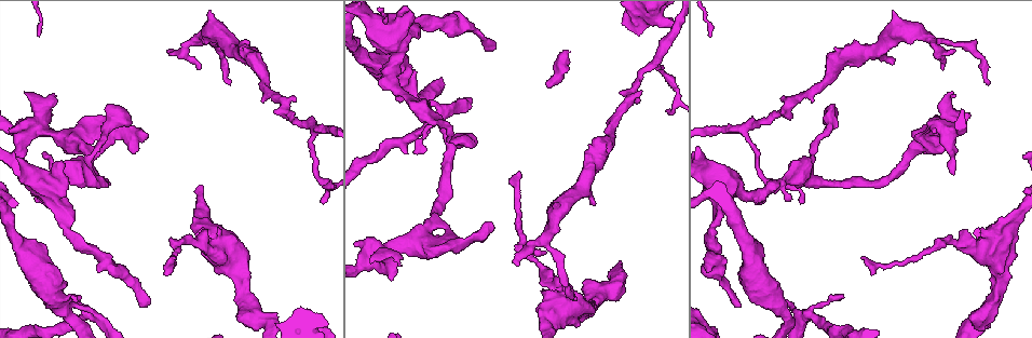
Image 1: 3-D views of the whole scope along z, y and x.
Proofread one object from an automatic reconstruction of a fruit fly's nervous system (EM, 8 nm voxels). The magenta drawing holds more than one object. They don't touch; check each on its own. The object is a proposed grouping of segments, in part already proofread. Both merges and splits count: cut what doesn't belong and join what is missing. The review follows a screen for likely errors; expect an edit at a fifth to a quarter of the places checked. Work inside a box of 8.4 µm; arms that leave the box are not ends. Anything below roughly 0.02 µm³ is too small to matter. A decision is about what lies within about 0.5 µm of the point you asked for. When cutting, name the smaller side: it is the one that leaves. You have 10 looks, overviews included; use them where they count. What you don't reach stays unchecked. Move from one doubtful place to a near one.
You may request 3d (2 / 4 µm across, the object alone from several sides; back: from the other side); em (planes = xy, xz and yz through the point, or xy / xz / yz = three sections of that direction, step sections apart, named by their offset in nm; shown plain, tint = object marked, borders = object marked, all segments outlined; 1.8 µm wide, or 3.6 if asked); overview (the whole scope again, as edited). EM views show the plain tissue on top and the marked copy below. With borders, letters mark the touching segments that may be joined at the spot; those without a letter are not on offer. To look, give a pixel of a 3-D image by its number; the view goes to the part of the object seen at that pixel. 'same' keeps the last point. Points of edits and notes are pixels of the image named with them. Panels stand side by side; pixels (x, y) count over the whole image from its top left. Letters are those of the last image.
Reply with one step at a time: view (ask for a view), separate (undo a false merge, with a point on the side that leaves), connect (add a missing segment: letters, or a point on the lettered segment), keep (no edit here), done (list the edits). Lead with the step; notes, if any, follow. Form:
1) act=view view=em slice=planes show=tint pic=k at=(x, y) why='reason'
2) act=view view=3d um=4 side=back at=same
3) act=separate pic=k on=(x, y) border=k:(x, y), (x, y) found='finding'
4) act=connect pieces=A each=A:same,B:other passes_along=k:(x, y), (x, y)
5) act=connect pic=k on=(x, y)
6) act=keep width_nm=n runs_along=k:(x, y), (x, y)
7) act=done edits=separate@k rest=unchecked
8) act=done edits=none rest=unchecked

act=view view=3d um=2 pic=1 at=(787, 201) why='an open end'

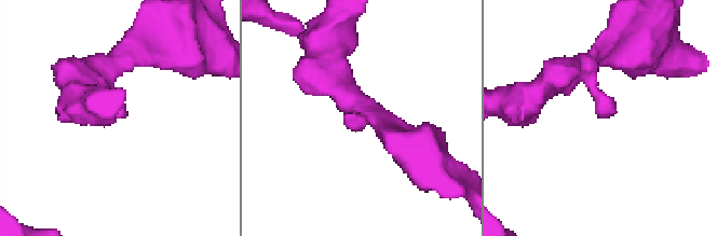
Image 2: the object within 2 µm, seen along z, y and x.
act=view view=em um=3.6 slice=planes show=borders pic=2 at=(603, 115) arm_widths_nm=180,240 why='now the EM'

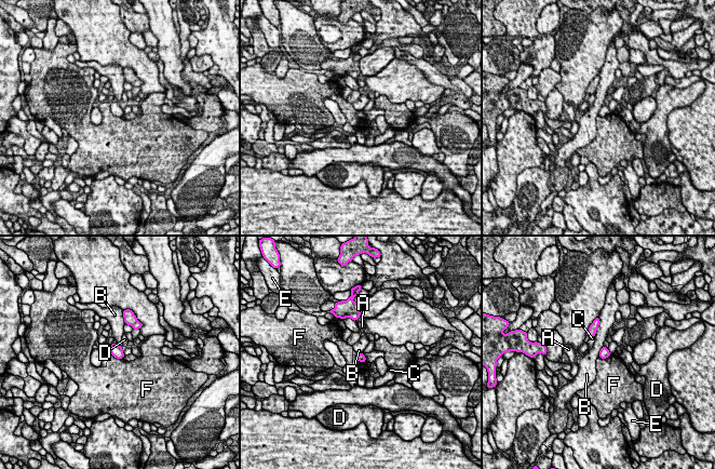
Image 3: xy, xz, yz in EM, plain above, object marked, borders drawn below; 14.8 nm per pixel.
act=keep width_nm=130 each=A:other,B:other,C:other,D:other,E:other,F:other border=3:(356, 353), (356, 359), (363, 363) found='no lettered segment goes on from it'

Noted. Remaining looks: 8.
act=view view=em slice=yz step=8 show=borders pic=1 at=(954, 173) why='branch stops here'

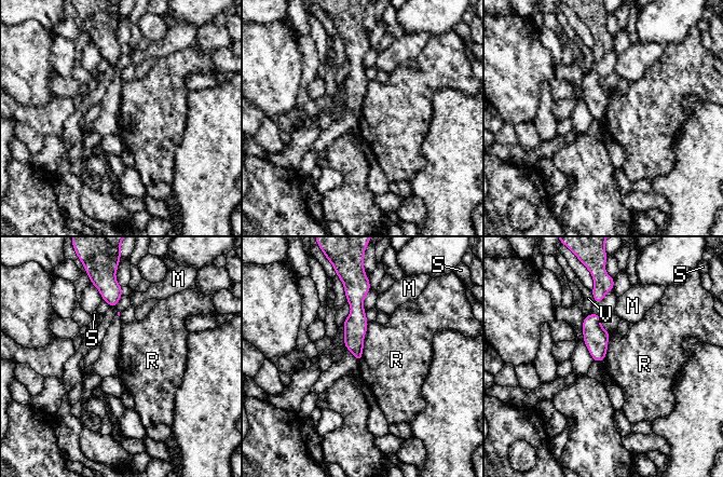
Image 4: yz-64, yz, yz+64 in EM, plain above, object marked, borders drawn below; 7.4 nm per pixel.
act=view view=em slice=xz step=16 show=borders at=same why='another direction'

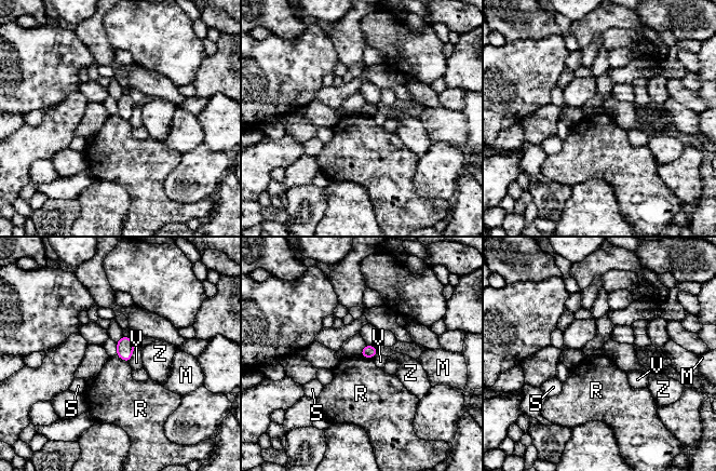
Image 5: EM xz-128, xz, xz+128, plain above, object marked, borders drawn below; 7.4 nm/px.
act=keep each=M:other,R:other,S:other,V:other,Z:other border=5:(116, 355), (127, 362) found='no lettered segment goes on from it'

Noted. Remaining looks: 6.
act=view view=em slice=planes show=borders pic=1 at=(229, 81) why='an open end'

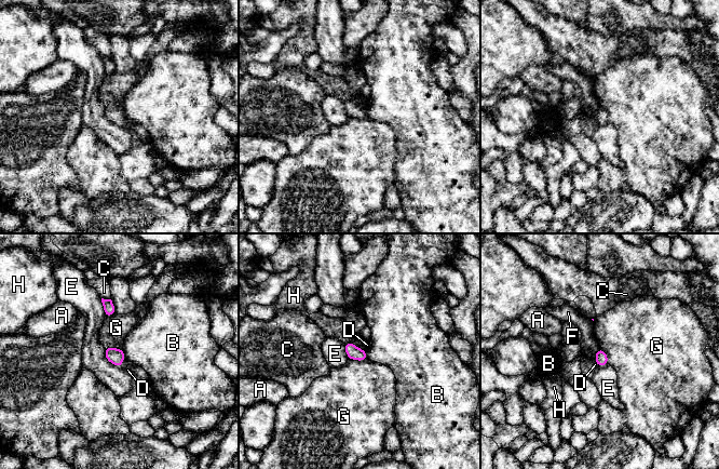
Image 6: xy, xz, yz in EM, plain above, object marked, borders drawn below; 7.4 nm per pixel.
act=keep each=A:other,B:other,C:other,D:other,E:other,F:other,G:other,H:other border=6:(348, 358), (366, 360) found='no lettered segment goes on from it'

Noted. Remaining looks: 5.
act=view view=3d um=2 pic=1 at=(595, 203) why='branch stops here'

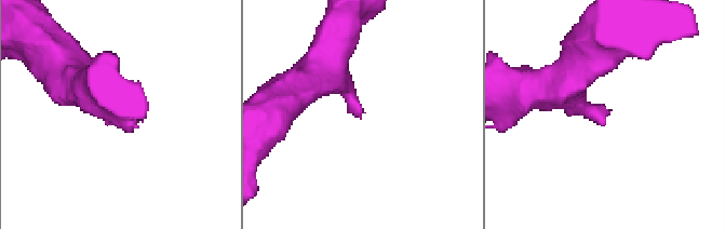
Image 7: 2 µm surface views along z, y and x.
act=view view=em slice=yz step=4 show=tint pic=7 at=(357, 114)

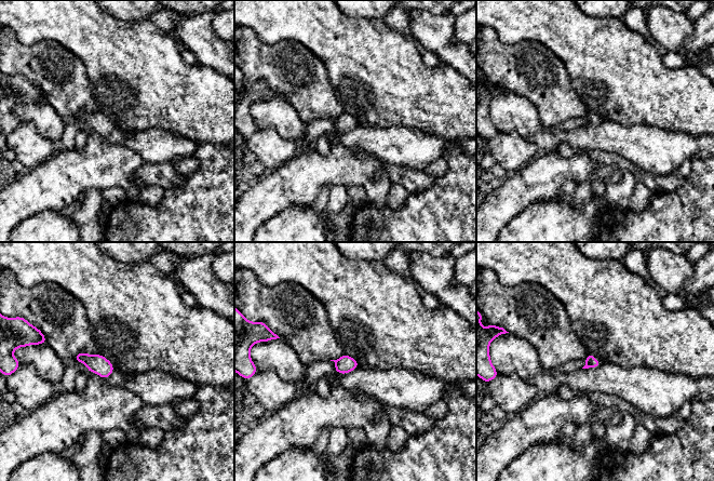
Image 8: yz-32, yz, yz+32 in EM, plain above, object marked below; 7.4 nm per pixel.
act=view view=em slice=planes show=borders at=same

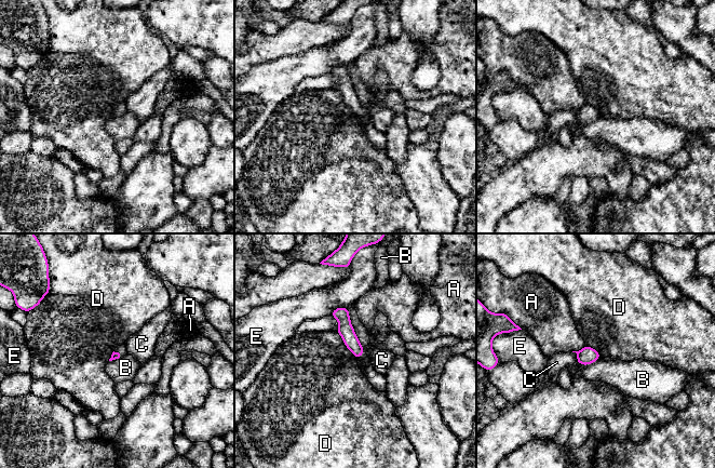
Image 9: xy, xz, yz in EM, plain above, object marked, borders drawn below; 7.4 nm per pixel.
act=keep each=A:other,B:other,C:other,D:other,E:other border=9:(341, 338), (345, 346), (356, 358) found='none of them fits'

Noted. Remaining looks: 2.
act=view view=3d um=4 pic=1 at=(170, 50) why='an open end'

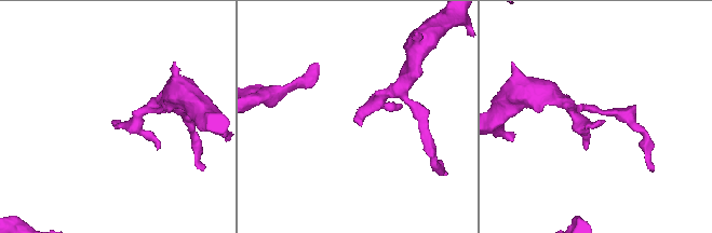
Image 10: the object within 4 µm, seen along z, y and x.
act=view view=em slice=planes show=borders pic=10 at=(116, 122)

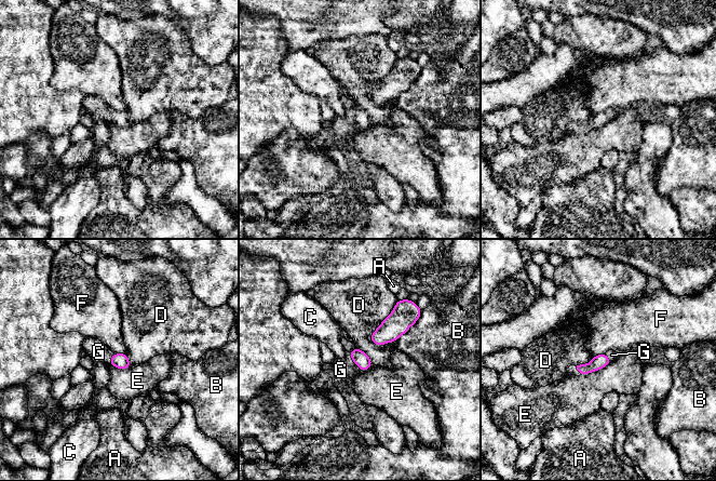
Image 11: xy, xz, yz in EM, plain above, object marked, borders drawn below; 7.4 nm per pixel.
act=connect pieces=G each=A:other,B:other,C:other,D:other,E:other,F:other,G:same found='the neuron continues'

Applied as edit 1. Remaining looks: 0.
act=done edits=connect@11 rest=unchecked

